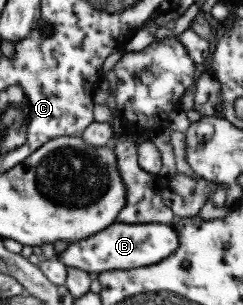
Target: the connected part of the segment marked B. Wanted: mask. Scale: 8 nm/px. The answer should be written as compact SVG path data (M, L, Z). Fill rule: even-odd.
M114 222L82 241L70 243L58 259L66 266L86 271L88 274L113 270L128 270L136 267L155 265L172 255L179 246L179 235L172 225L127 224Z

